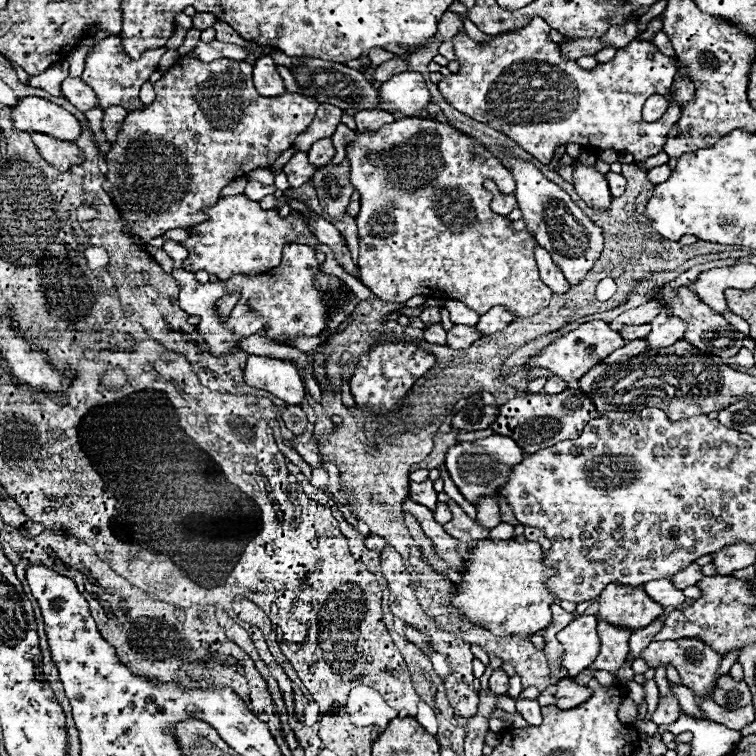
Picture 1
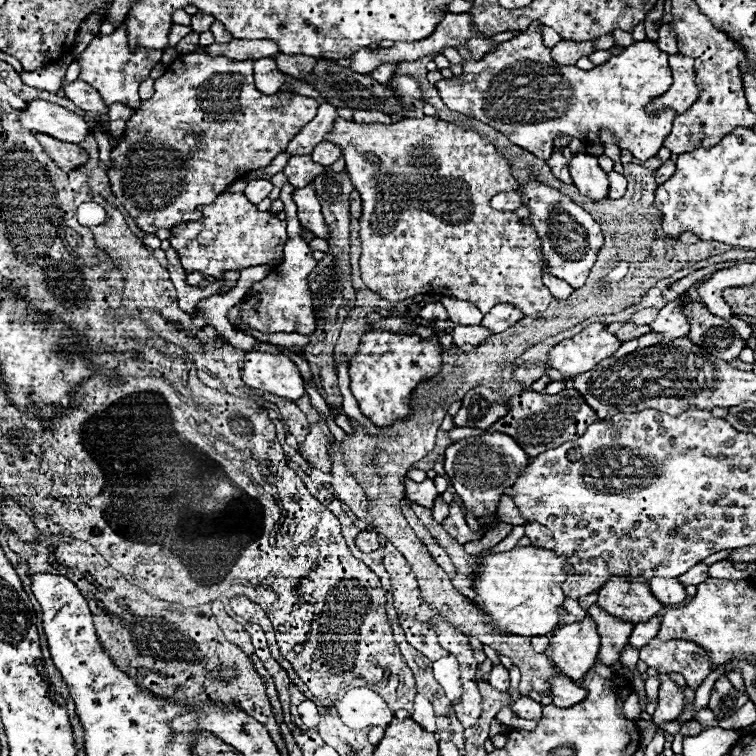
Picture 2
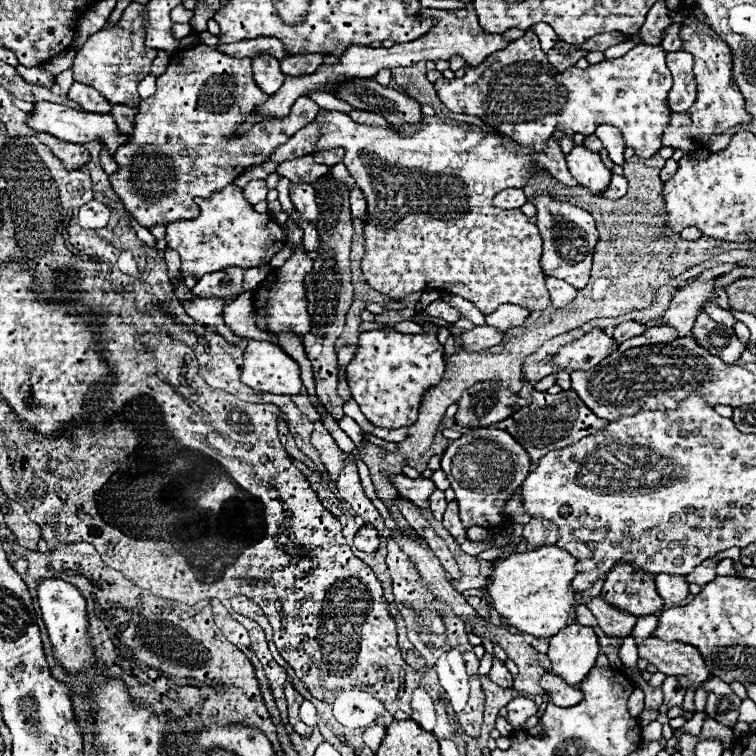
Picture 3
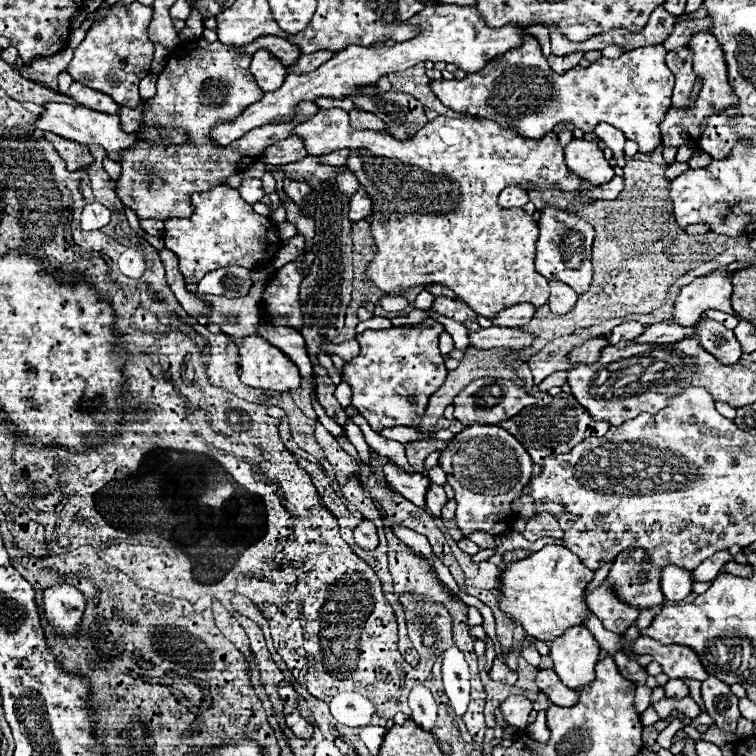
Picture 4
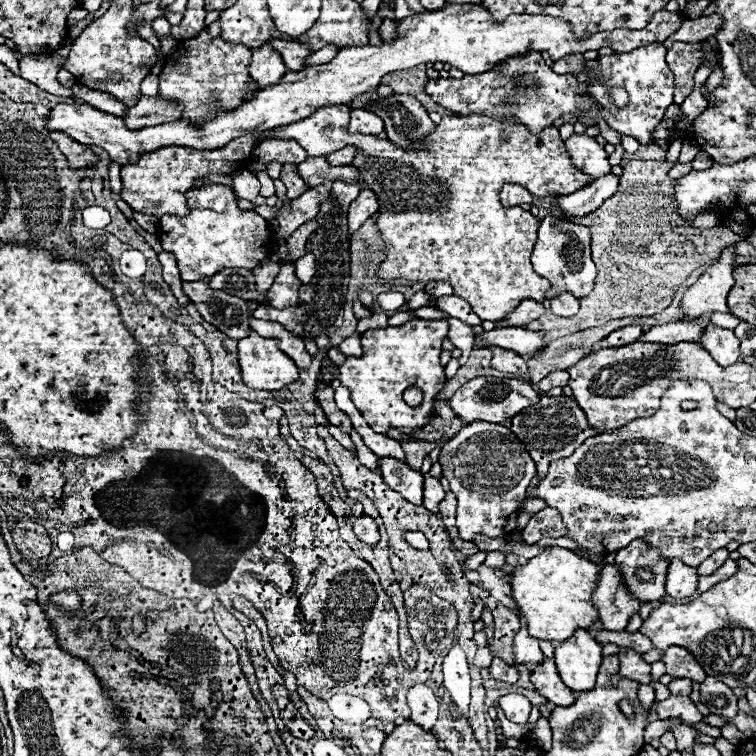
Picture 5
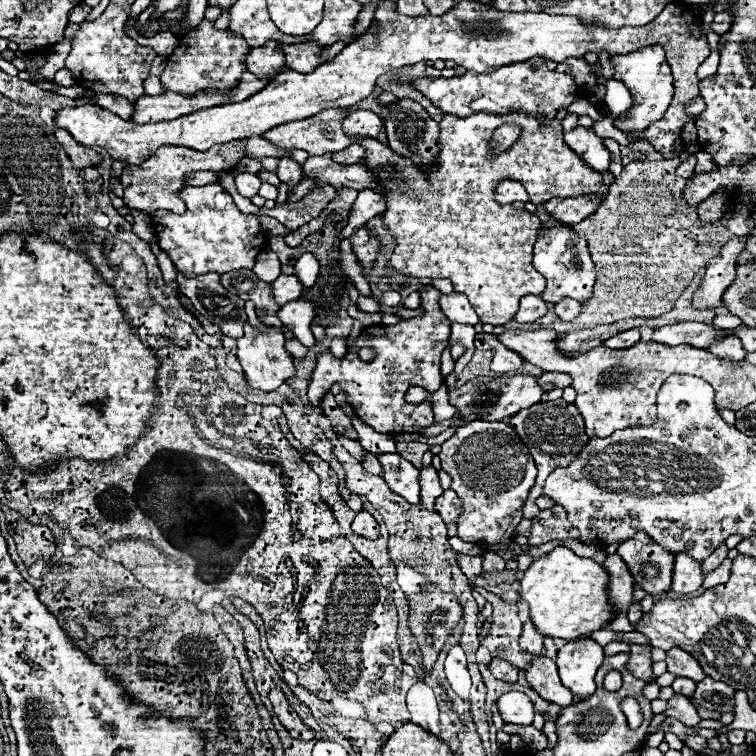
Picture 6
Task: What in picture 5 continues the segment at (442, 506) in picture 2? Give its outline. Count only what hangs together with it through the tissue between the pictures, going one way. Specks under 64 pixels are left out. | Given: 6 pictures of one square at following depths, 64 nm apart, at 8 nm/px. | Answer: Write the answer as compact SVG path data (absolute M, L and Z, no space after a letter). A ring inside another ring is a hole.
M424 474L424 508L434 512L438 510L438 504L444 500L446 492L442 490L440 482L436 478L432 478L430 474Z

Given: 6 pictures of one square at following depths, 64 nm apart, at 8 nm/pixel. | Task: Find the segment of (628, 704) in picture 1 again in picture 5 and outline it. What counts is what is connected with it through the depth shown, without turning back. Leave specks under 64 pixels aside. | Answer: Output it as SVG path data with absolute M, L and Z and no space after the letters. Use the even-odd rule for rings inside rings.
M640 684L640 688L638 688L638 700L648 710L652 706L652 702L654 702L654 688L648 686L648 684Z

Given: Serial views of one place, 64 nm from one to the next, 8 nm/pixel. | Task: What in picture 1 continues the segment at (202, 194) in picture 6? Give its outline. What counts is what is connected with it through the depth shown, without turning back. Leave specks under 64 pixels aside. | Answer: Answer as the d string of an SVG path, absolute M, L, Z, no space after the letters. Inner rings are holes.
M244 194L220 198L216 206L206 210L206 214L208 222L192 228L194 238L190 238L190 254L184 260L184 270L188 272L206 270L208 274L216 274L220 280L228 280L234 274L264 274L280 264L282 248L286 244L306 244L314 250L318 246L318 240L310 232L302 212L282 218L278 208L262 210L258 202L244 198Z

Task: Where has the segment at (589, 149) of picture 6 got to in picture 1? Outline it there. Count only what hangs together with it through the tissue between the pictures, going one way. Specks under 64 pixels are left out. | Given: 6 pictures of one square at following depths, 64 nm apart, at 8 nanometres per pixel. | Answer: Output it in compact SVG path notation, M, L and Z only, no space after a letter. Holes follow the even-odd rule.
M574 166L574 188L576 194L598 210L608 210L612 196L604 174L596 172L594 166Z

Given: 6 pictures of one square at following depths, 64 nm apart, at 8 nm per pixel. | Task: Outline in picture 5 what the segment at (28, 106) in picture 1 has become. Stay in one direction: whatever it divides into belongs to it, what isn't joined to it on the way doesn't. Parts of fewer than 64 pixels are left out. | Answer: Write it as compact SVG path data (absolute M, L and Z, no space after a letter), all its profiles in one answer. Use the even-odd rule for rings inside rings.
M444 6L440 10L426 10L414 16L408 16L404 20L396 20L396 32L398 36L390 44L382 46L346 46L340 48L336 58L328 64L312 66L300 72L288 70L280 84L260 90L250 102L240 104L232 112L218 112L218 116L202 126L192 126L186 120L174 120L142 130L128 130L124 120L106 112L100 112L88 104L56 104L50 108L50 116L46 122L48 130L64 132L72 140L86 144L86 146L100 146L110 154L110 160L124 166L130 162L136 162L136 158L144 152L152 152L156 148L164 146L192 146L196 150L212 150L226 146L230 140L240 138L244 134L258 134L260 130L286 126L292 122L298 122L302 118L308 118L322 106L334 106L334 104L348 104L360 94L364 94L370 88L376 88L382 80L382 76L414 68L418 64L426 62L444 62L452 64L454 68L462 70L464 74L480 74L484 70L490 70L494 64L516 56L526 54L528 48L544 52L548 50L552 60L558 60L568 54L584 54L586 50L598 50L604 46L610 46L616 52L630 52L634 48L652 44L652 42L664 42L670 38L682 24L684 14L674 14L668 10L660 10L654 14L650 24L644 30L612 30L612 32L596 32L588 38L576 40L572 38L572 30L566 20L552 18L552 16L530 16L530 14L512 14L504 22L494 22L490 18L490 12L478 6Z

